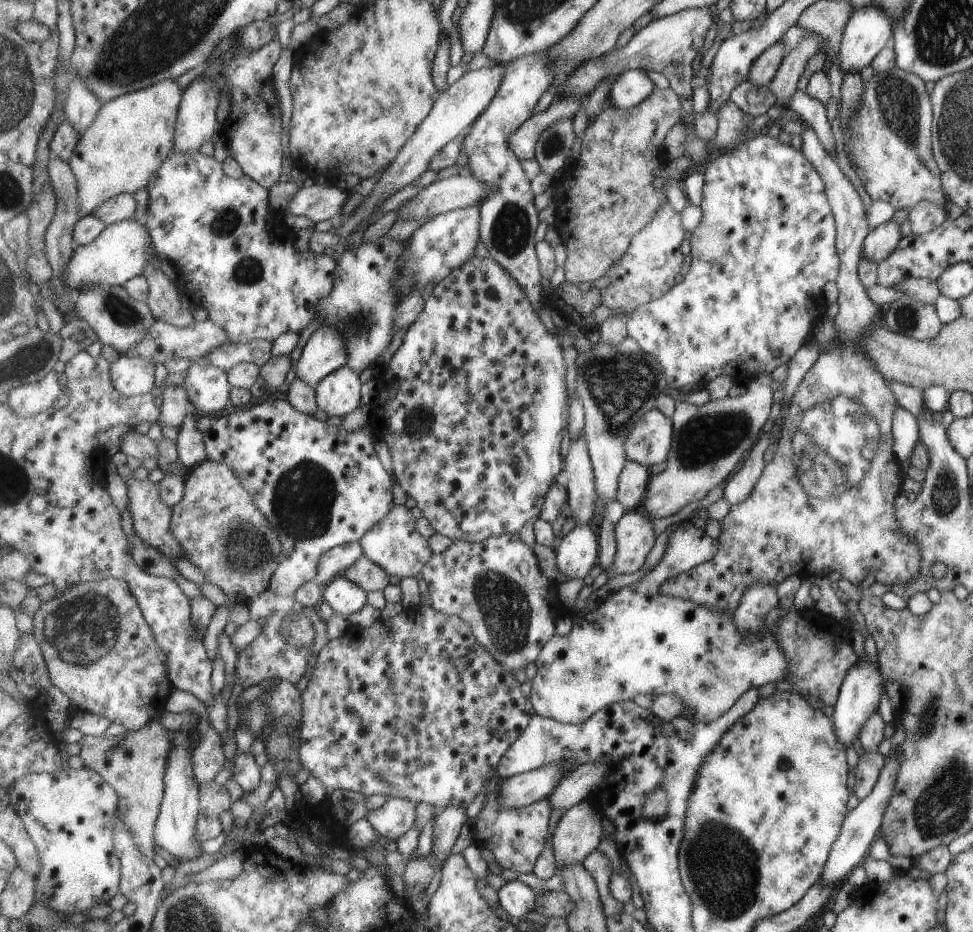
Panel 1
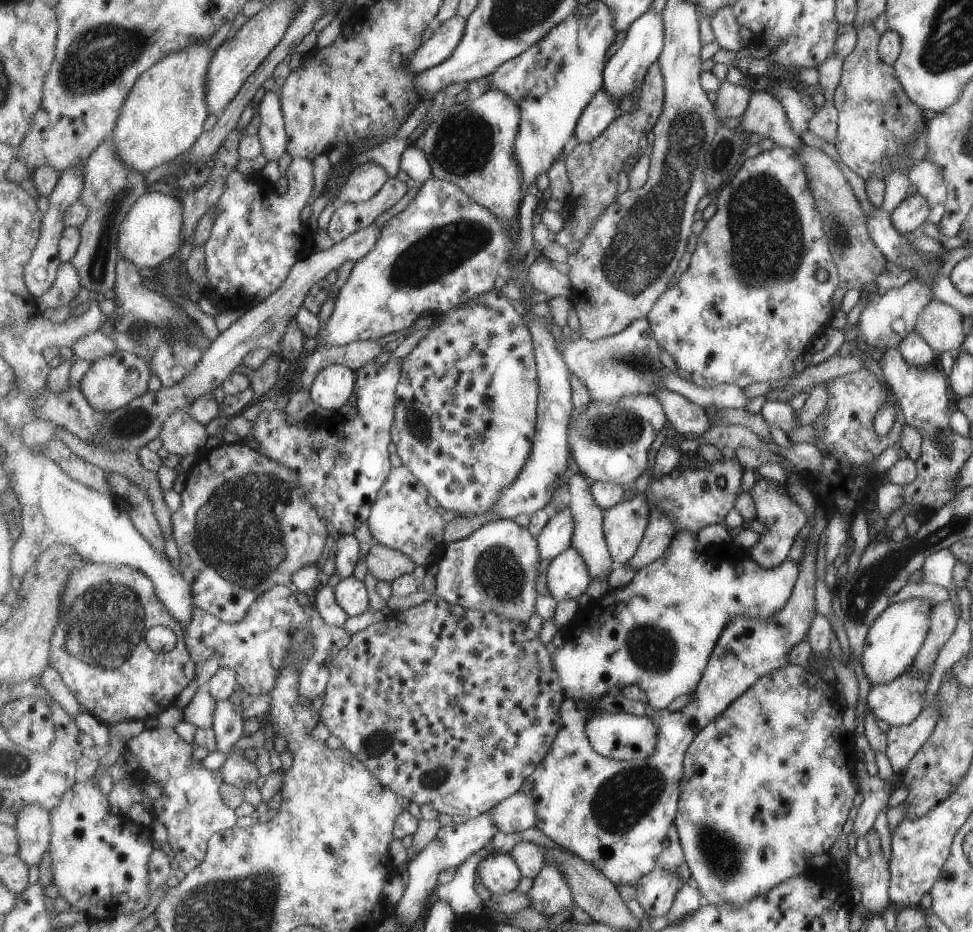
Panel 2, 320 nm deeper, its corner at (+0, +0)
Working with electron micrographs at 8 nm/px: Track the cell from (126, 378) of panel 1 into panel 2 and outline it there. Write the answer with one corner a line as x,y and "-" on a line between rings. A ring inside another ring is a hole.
118,350
113,355
98,358
92,365
88,365
85,378
79,384
83,394
89,402
103,414
121,409
132,400
143,396
149,390
151,380
151,367
149,364
136,356
123,350

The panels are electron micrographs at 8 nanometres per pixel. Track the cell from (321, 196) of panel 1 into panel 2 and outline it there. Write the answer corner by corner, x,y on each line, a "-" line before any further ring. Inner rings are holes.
367,161
360,164
350,174
346,185
332,202
332,207
369,200
384,187
389,179
387,170
377,162

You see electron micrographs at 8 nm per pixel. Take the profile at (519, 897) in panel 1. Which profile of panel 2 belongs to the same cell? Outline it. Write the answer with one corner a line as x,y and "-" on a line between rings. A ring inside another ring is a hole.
511,852
491,853
478,866
478,874
484,886
496,895
502,895
519,886
523,873

